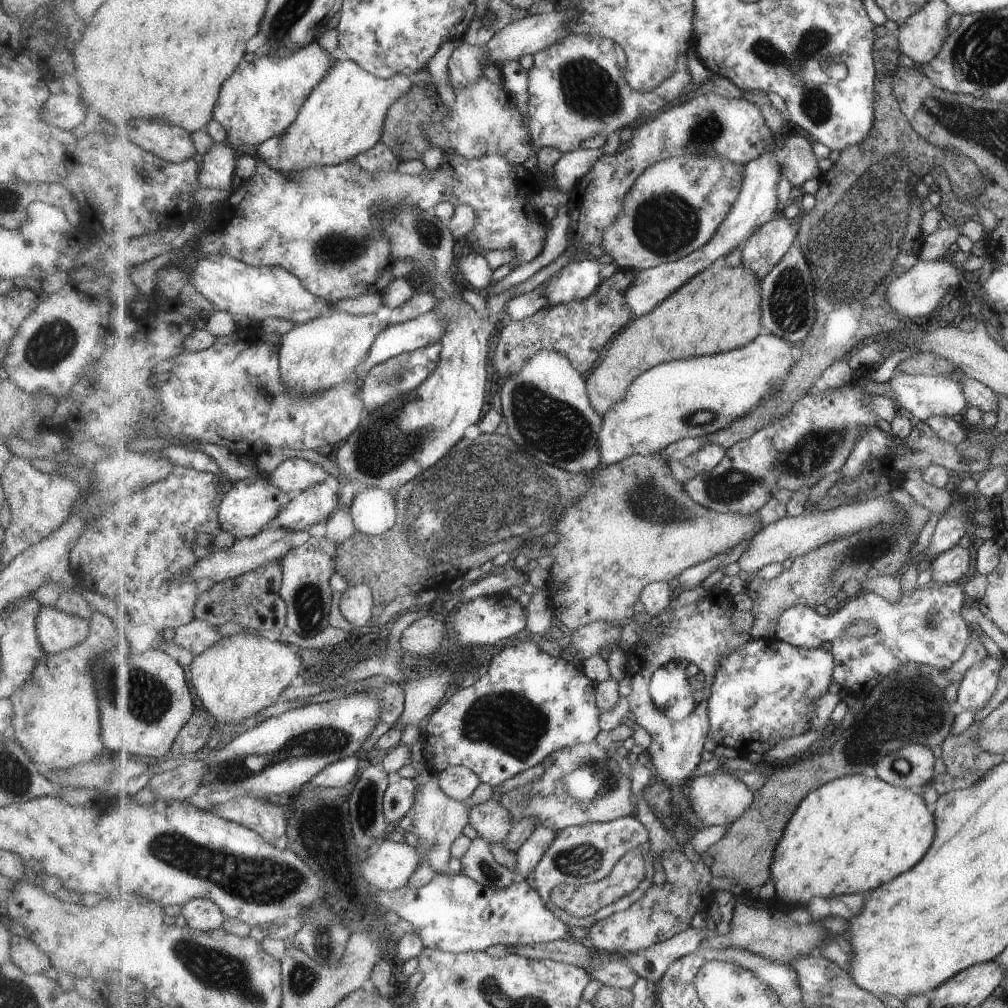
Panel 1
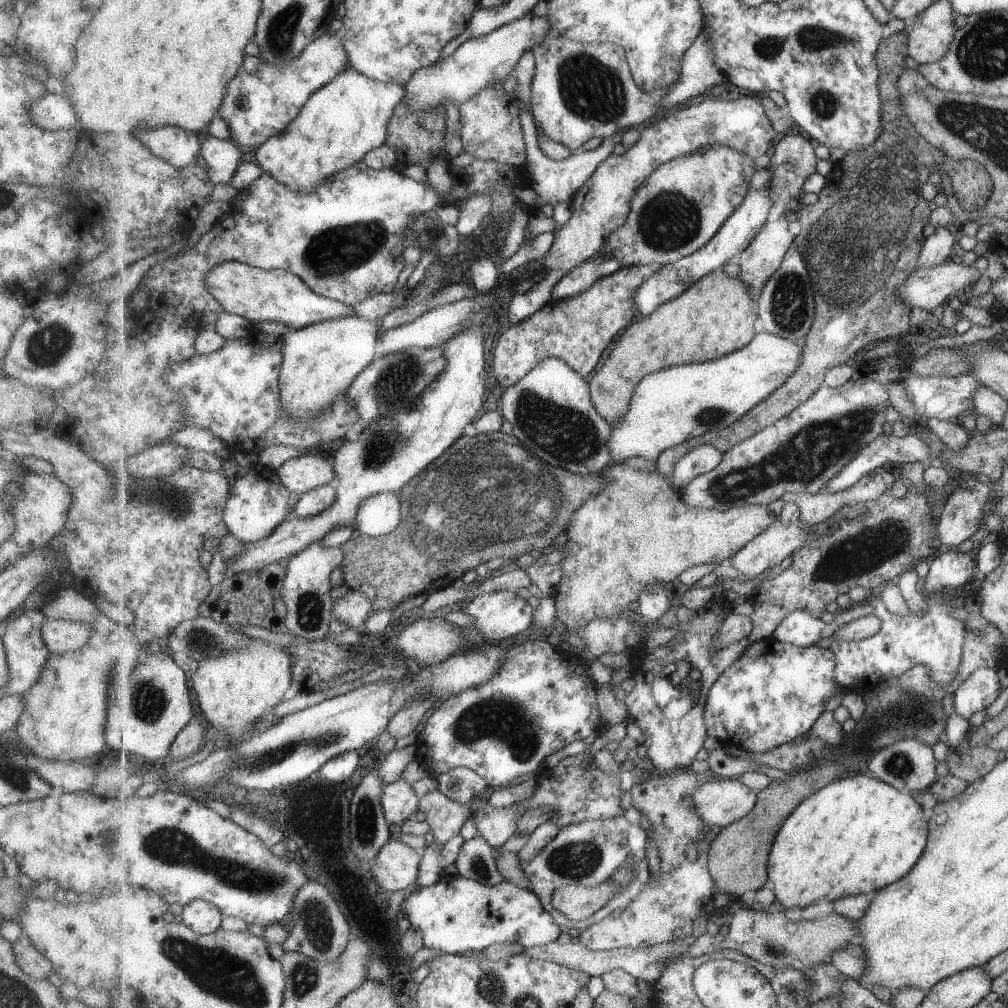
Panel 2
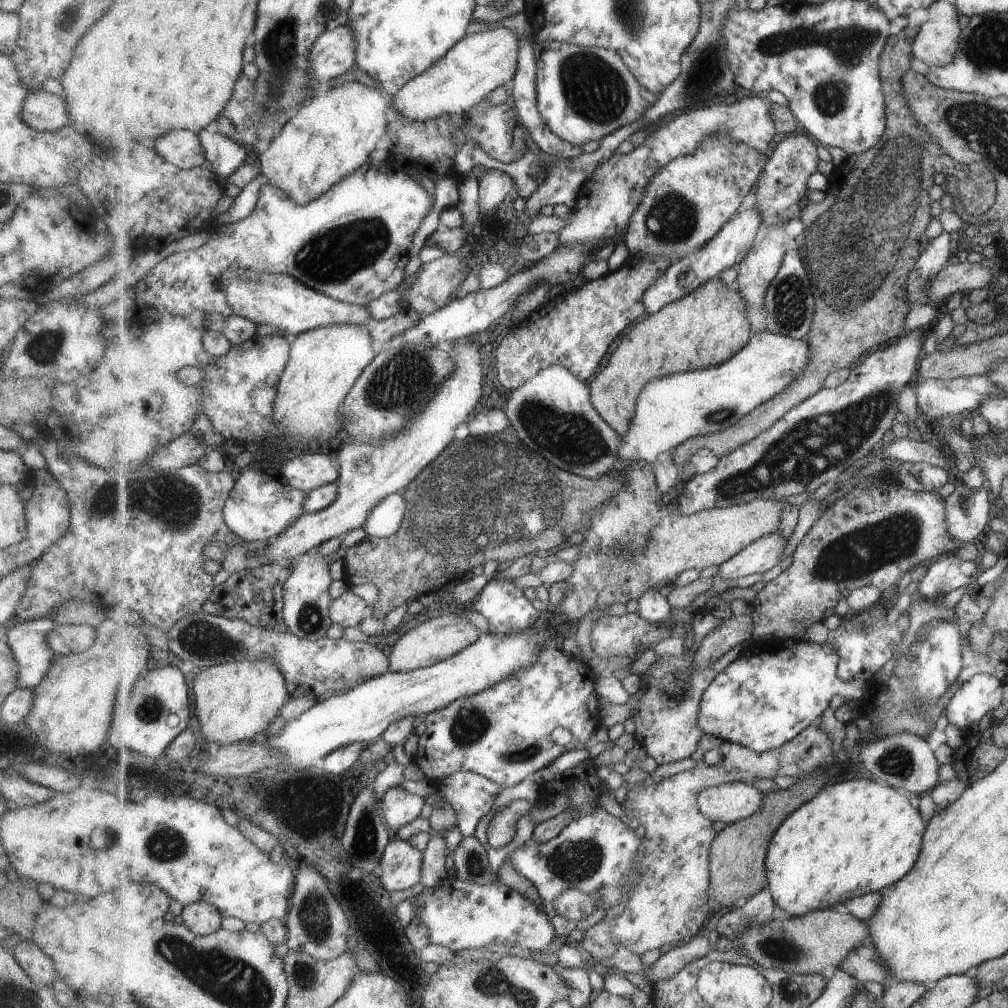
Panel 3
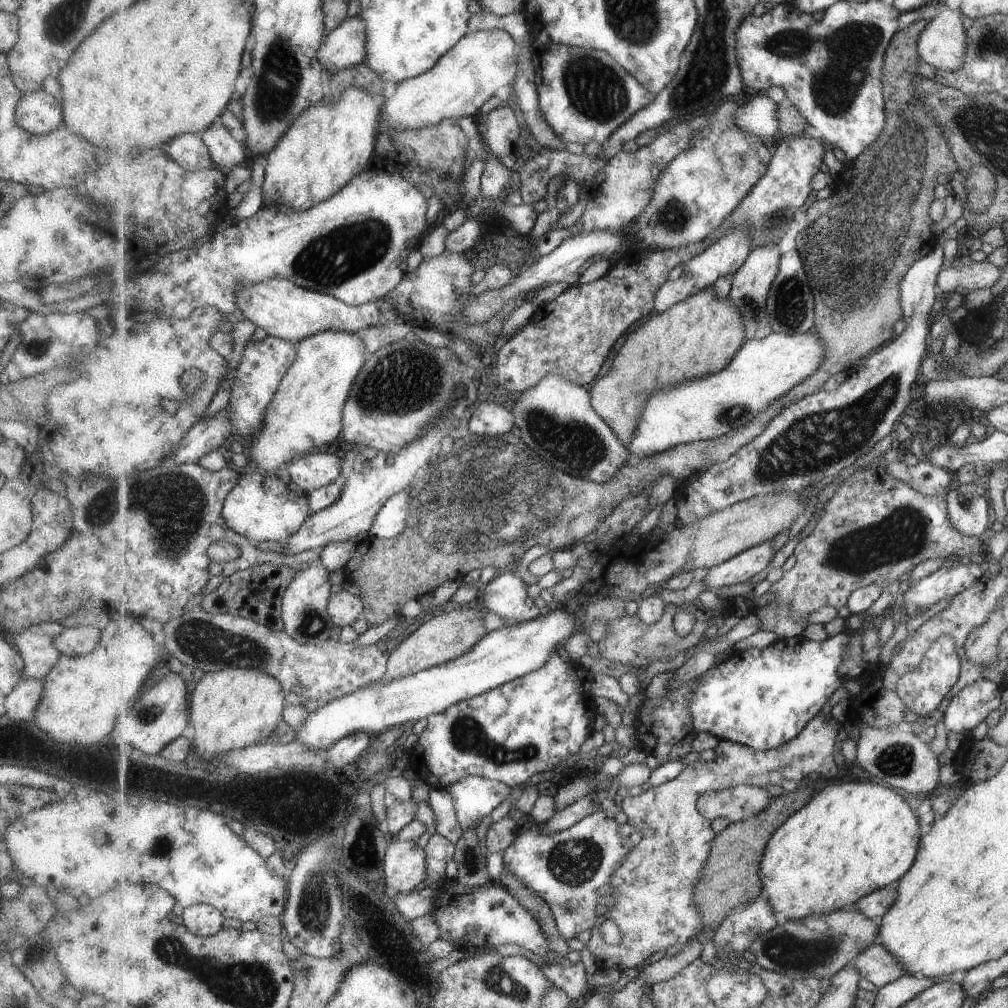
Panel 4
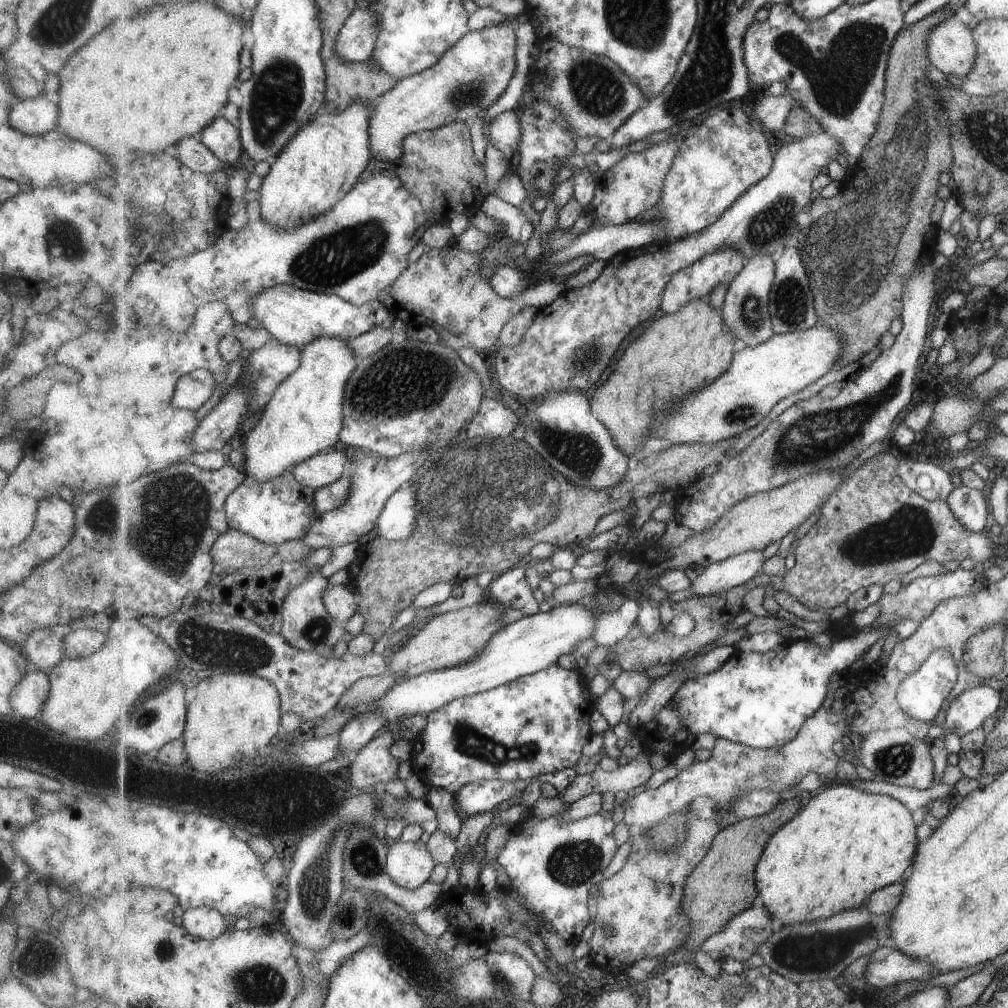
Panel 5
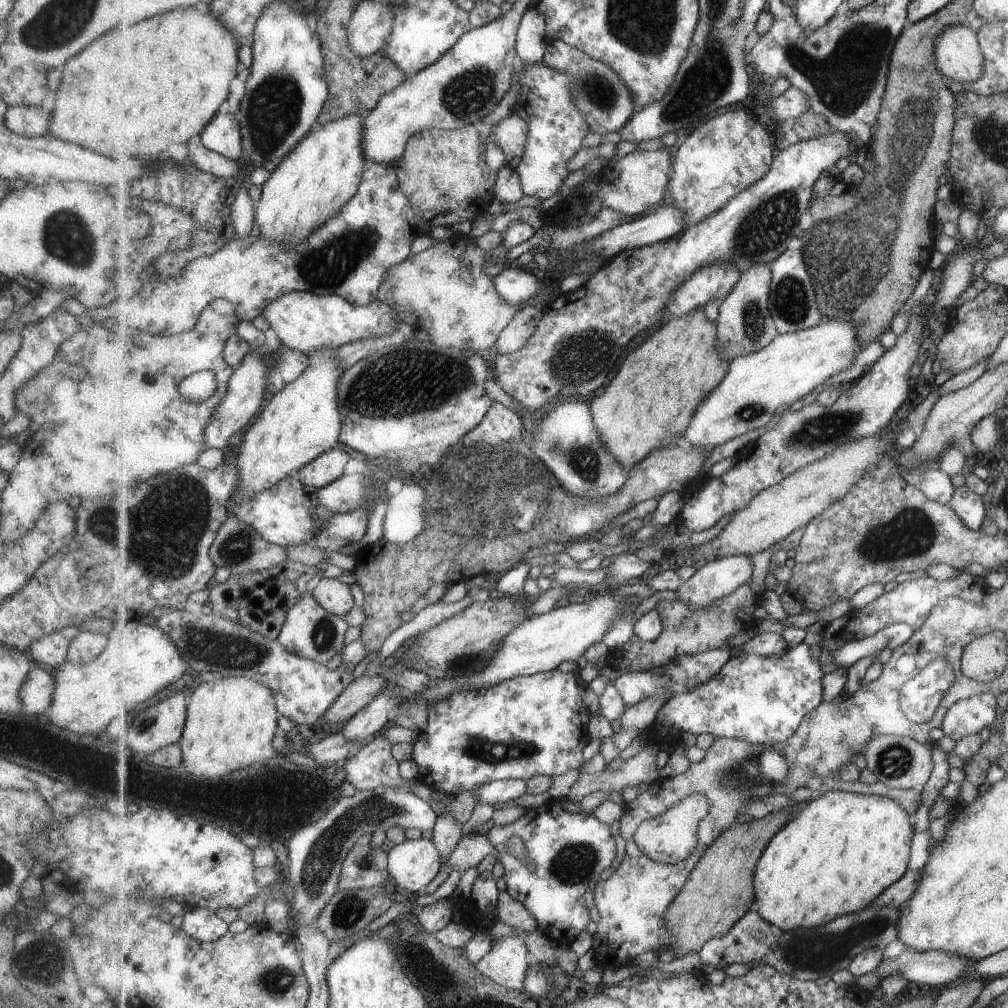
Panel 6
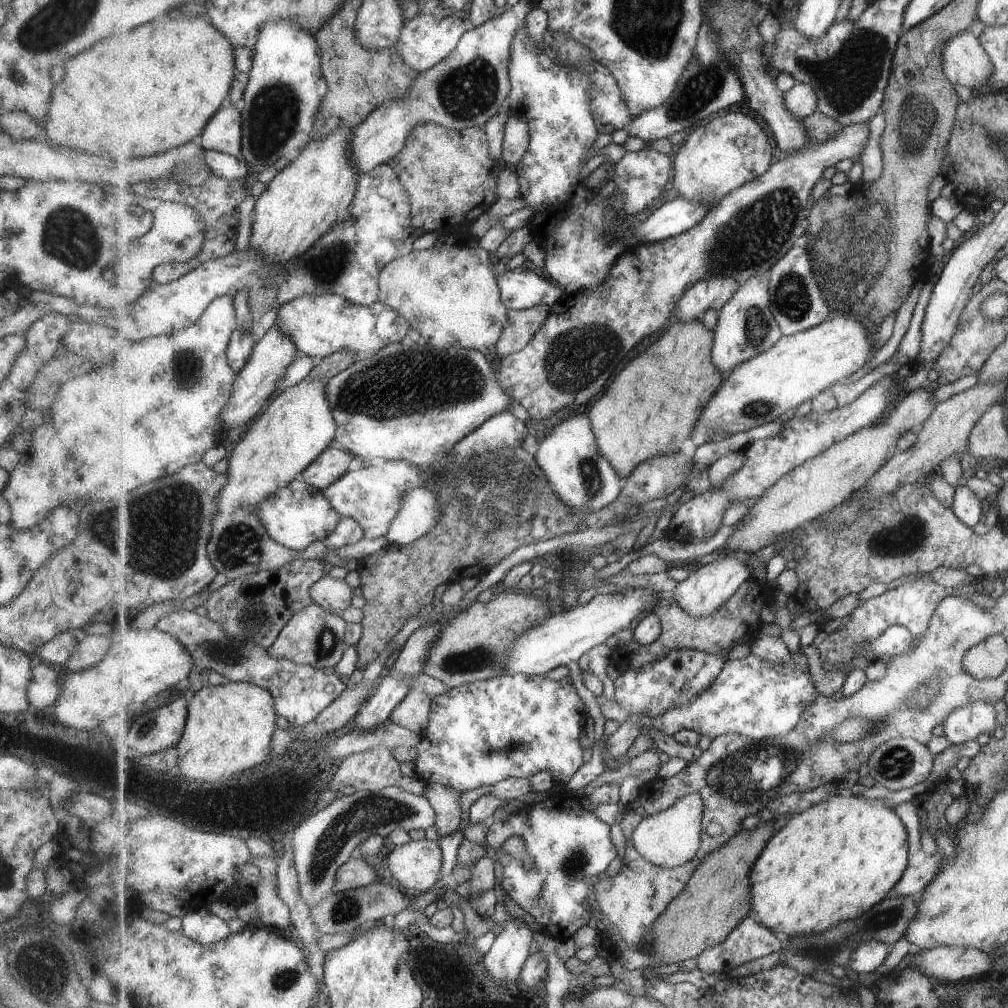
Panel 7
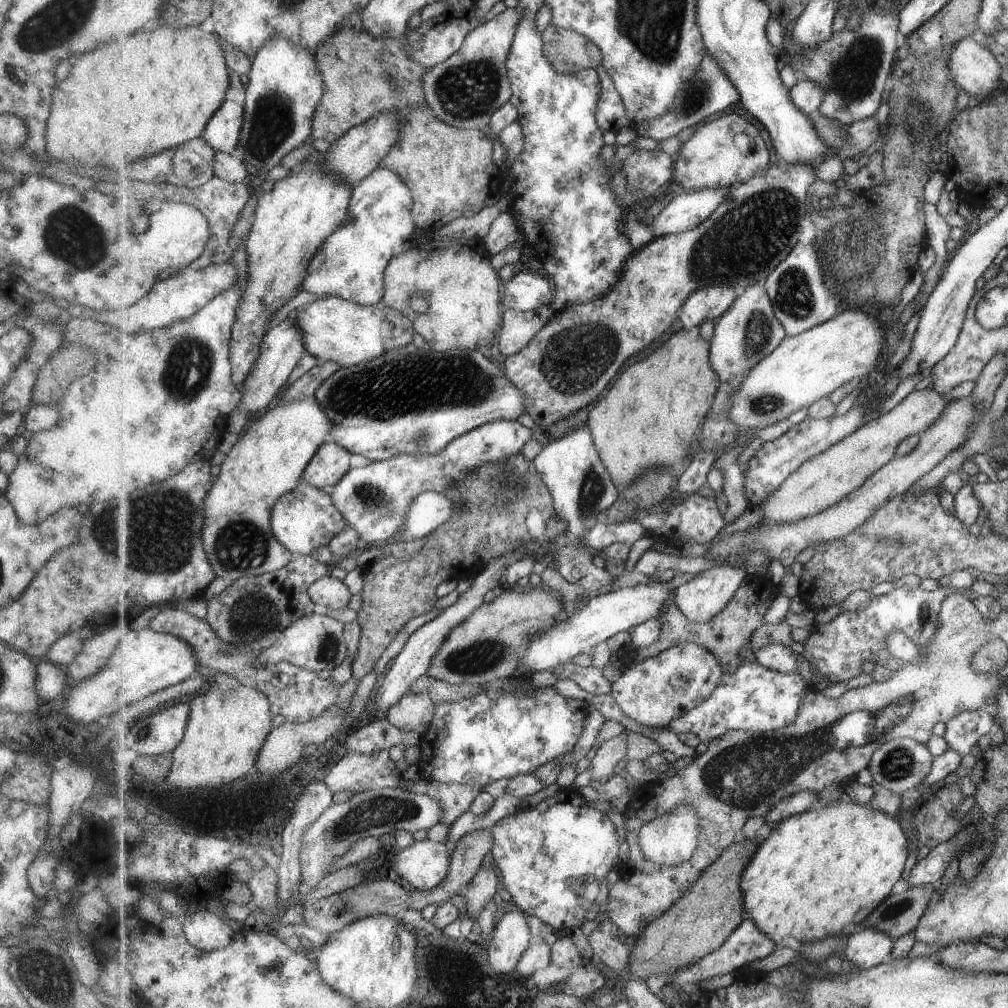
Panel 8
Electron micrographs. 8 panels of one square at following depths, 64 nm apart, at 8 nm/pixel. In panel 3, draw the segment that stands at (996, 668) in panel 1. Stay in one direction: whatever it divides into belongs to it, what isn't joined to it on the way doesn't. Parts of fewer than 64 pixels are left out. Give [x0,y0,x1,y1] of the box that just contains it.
[946,675,1003,729]

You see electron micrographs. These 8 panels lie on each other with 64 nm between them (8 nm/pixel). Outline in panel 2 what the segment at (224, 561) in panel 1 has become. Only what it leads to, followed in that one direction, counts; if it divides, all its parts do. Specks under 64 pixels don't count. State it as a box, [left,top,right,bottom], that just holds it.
[224,325,487,576]

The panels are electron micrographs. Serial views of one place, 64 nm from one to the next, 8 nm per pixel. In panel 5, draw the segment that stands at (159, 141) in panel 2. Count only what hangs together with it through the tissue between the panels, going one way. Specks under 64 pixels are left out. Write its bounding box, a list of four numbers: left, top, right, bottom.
[177,134,233,173]

